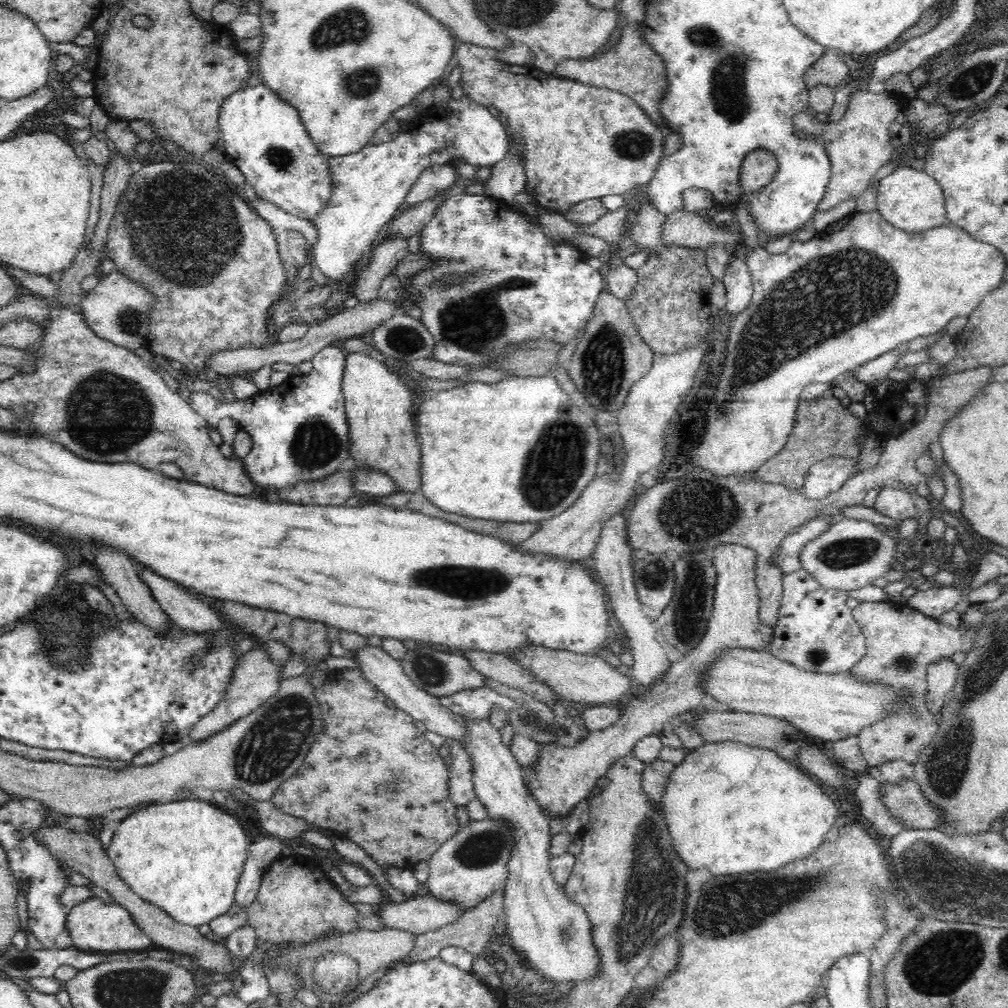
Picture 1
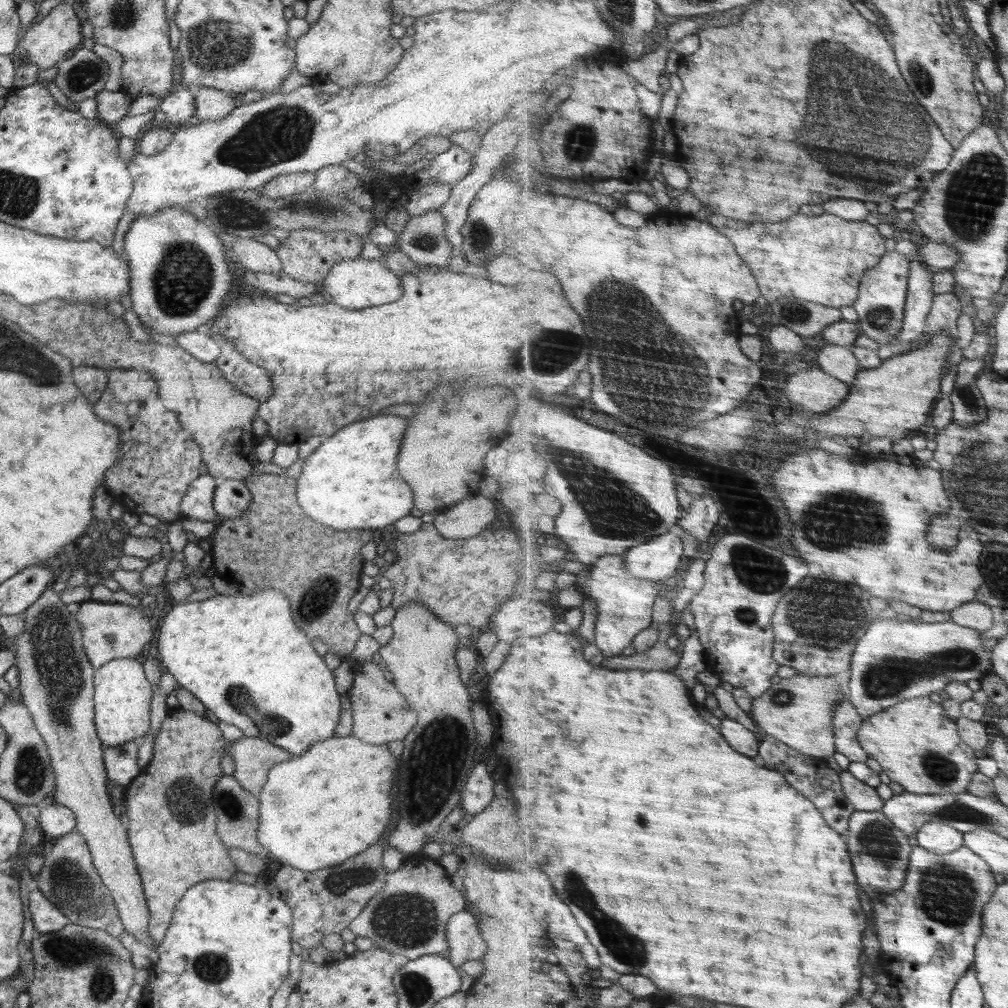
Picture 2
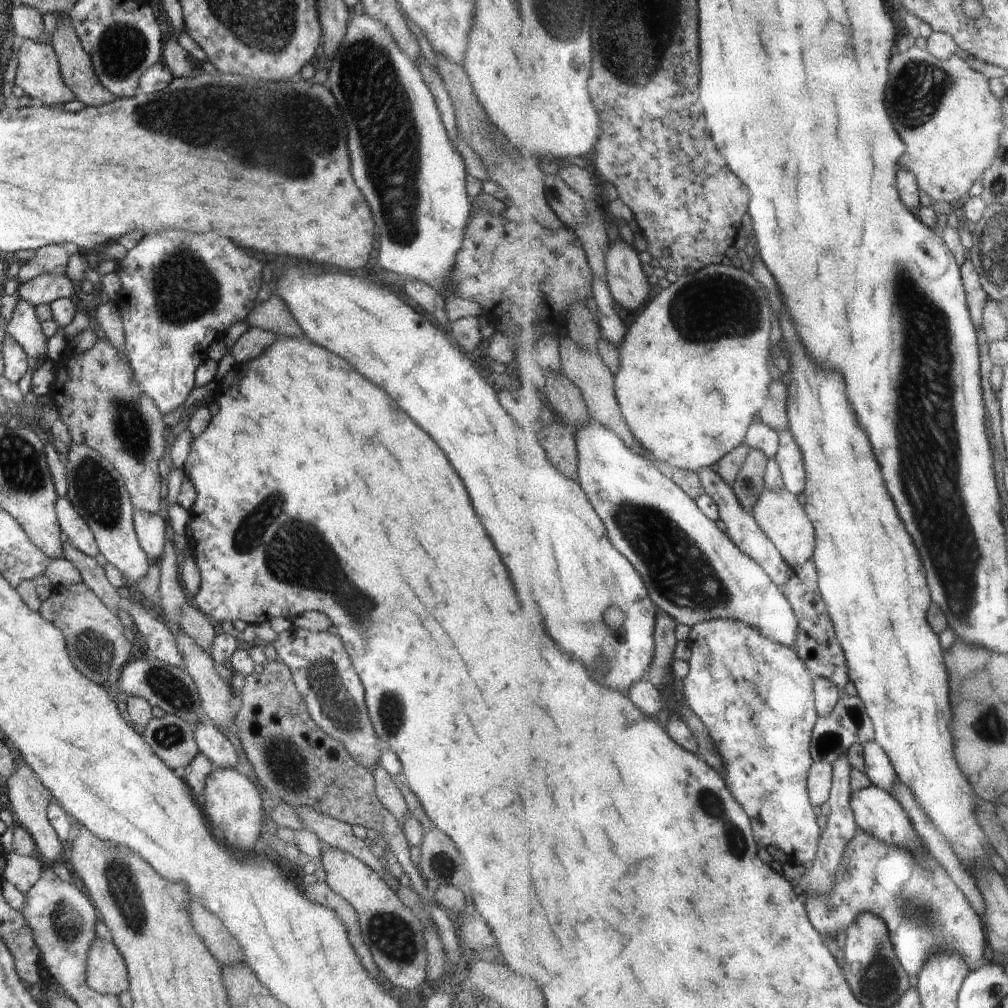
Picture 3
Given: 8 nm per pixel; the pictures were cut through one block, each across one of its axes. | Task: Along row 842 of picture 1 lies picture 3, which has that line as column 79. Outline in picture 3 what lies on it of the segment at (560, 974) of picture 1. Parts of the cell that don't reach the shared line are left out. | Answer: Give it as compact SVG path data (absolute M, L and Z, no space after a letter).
M66 497L59 498L55 504L55 511L61 530L67 534L69 542L89 557L98 556L96 539L72 503Z

